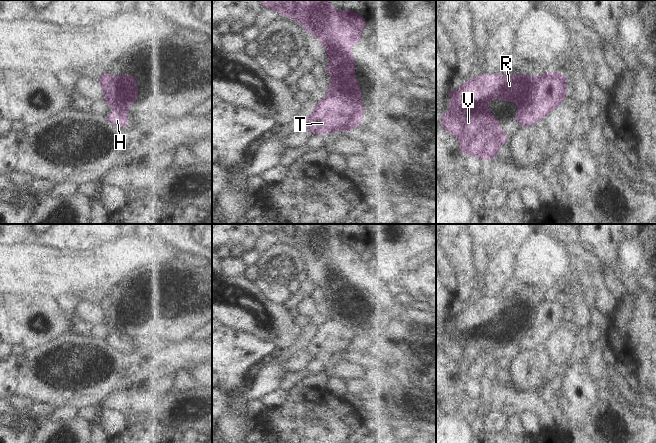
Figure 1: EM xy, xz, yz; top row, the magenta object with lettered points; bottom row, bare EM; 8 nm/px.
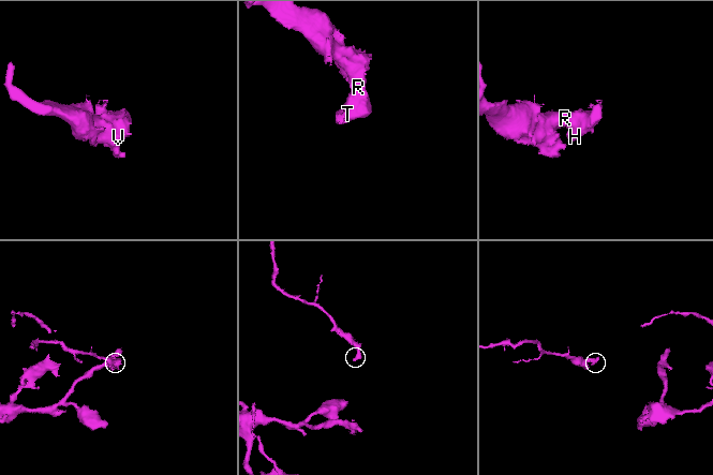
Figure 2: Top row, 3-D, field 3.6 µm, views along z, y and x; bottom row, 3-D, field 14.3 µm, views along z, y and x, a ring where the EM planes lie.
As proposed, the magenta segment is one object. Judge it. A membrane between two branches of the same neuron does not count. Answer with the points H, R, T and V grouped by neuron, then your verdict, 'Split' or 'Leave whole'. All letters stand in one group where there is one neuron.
Groups: H T / R V. Split.

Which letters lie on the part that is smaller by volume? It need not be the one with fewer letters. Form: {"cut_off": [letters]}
{"cut_off": ["H", "T"]}

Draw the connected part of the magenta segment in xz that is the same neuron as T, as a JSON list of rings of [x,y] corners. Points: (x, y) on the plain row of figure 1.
[[[334,316],[317,326],[309,342],[305,345],[300,345],[300,350],[310,354],[313,359],[326,359],[336,355],[351,355],[361,349],[363,339],[364,327],[360,324],[360,321],[344,316]]]

